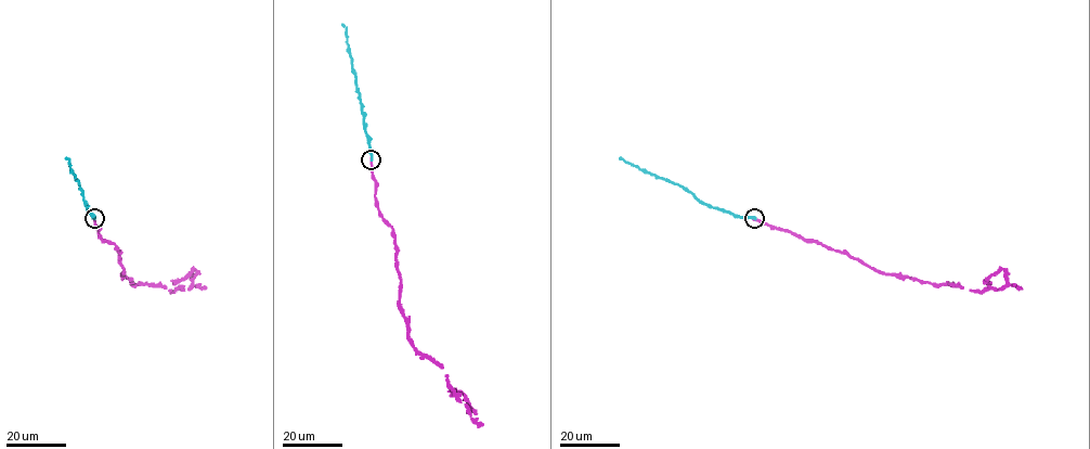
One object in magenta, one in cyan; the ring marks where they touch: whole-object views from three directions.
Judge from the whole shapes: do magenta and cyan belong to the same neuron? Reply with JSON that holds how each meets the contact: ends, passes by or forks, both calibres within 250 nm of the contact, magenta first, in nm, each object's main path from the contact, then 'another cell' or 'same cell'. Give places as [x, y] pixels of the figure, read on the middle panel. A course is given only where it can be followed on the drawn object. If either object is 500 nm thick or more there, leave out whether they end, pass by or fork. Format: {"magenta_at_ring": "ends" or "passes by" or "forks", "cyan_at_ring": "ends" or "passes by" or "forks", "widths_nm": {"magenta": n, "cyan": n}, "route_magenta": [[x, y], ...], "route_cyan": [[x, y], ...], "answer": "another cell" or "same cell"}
{"magenta_at_ring": "ends", "cyan_at_ring": "ends", "widths_nm": {"magenta": 420, "cyan": 400}, "route_magenta": [[371, 159], [376, 204], [396, 238], [410, 341], [443, 368], [453, 394], [461, 393], [482, 425]], "route_cyan": [[371, 159], [347, 43], [347, 28], [342, 24]], "answer": "another cell"}

